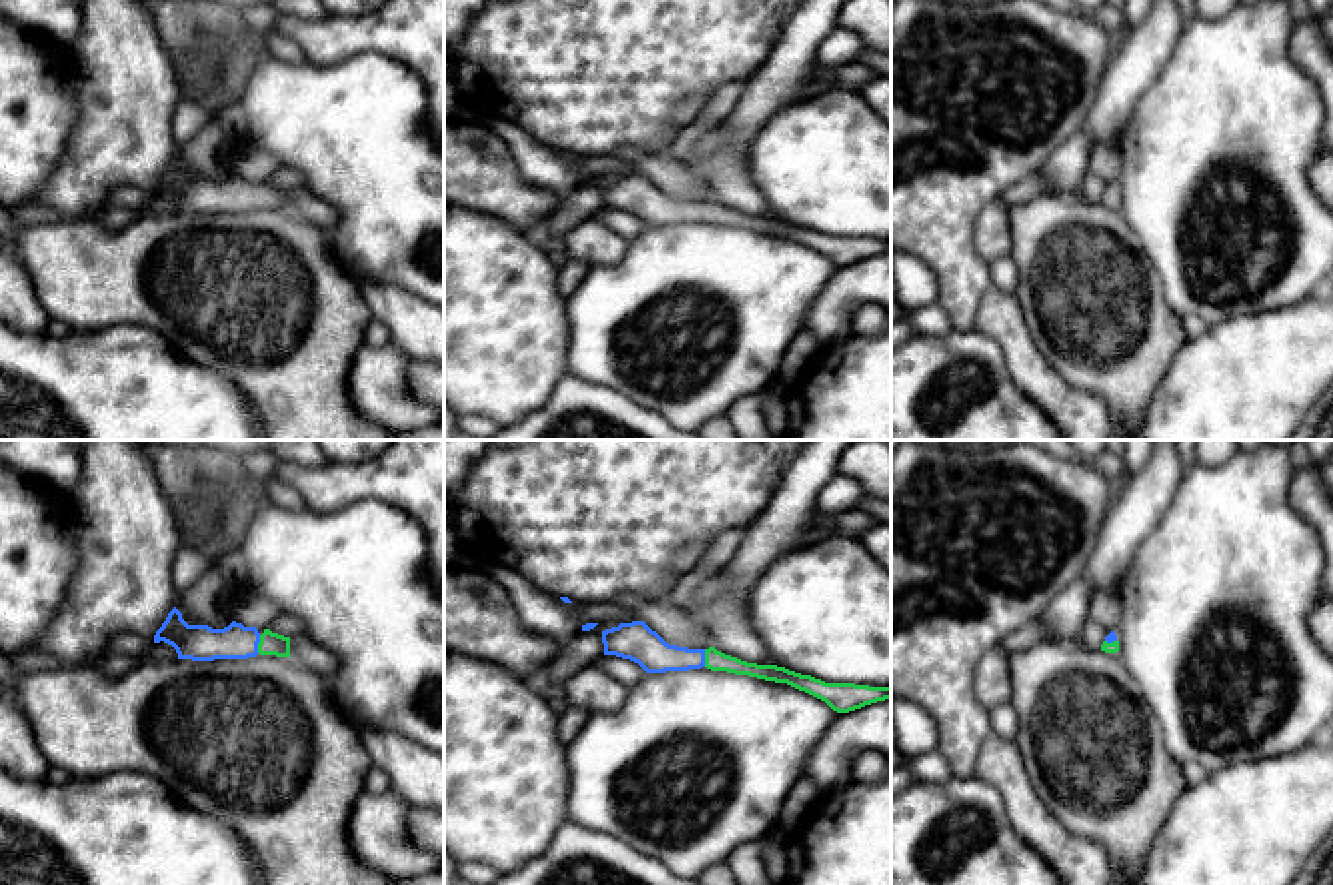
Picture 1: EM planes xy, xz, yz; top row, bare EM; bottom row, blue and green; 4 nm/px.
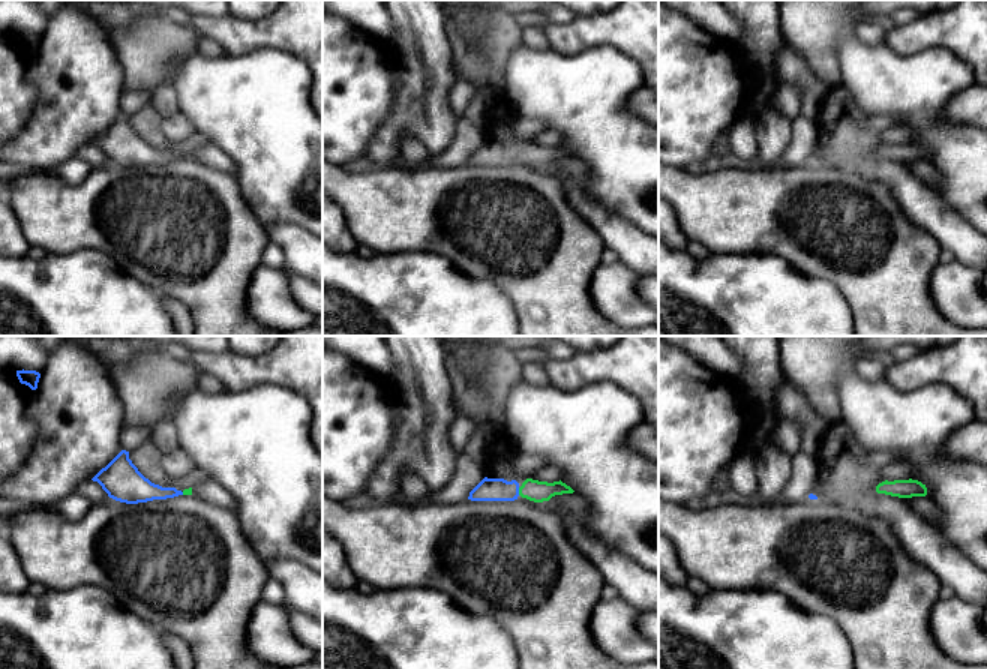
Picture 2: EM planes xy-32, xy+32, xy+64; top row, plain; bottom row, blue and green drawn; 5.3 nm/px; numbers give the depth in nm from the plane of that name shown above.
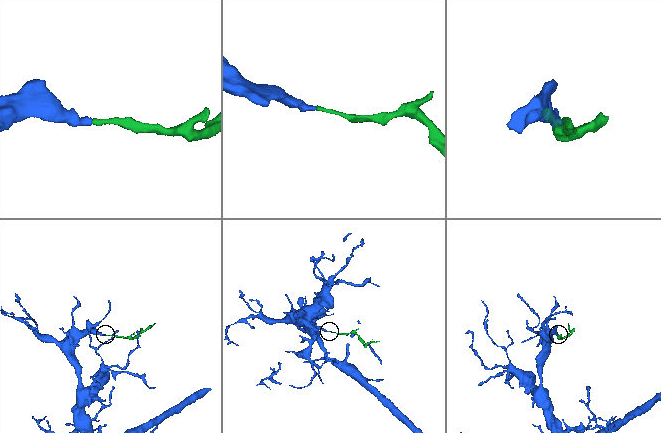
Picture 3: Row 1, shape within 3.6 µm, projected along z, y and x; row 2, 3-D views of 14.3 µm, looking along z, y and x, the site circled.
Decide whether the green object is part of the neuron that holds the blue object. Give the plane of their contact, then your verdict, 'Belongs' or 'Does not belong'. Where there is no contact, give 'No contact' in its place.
Touches blue in xy. Belongs

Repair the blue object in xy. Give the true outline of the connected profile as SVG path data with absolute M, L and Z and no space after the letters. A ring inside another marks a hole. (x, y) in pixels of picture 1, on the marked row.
M174 607L154 635L154 643L168 643L176 649L178 659L214 661L214 659L248 659L260 655L290 657L290 637L256 627L244 627L232 621L224 629L208 625L188 625Z

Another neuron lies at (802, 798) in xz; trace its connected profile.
M801 777L789 791L779 823L783 823L791 833L797 831L817 801L817 787L811 779Z

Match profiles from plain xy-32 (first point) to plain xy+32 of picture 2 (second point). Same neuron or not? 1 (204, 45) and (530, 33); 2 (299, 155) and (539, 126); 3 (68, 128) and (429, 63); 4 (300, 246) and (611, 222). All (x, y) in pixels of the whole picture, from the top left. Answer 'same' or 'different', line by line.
1: same
2: different
3: same
4: same

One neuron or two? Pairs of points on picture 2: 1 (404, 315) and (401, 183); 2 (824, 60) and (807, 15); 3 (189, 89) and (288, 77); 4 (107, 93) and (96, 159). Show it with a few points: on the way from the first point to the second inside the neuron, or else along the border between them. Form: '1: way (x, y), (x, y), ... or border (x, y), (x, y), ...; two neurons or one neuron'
1: border (377, 252), (435, 251), (438, 254); two neurons
2: way (818, 50), (810, 26); one neuron
3: way (213, 89), (264, 89); one neuron
4: border (90, 143), (84, 143), (74, 155); two neurons

